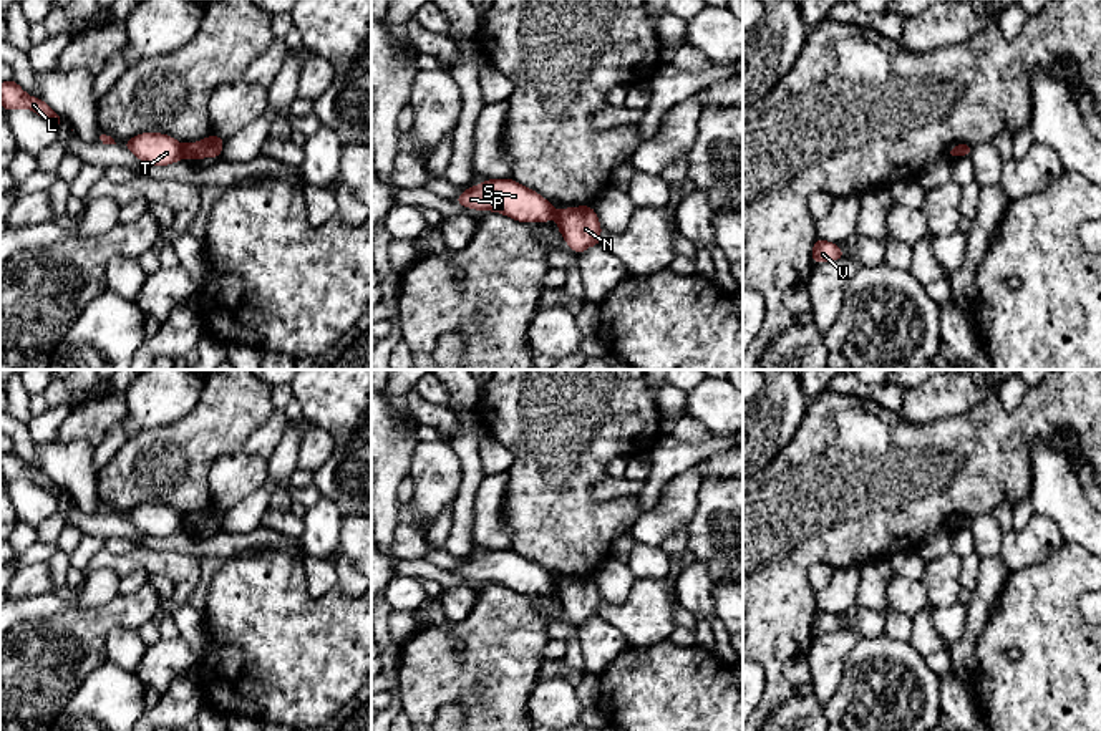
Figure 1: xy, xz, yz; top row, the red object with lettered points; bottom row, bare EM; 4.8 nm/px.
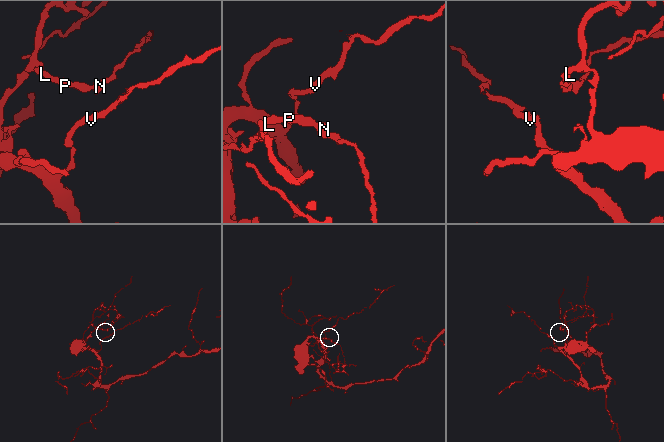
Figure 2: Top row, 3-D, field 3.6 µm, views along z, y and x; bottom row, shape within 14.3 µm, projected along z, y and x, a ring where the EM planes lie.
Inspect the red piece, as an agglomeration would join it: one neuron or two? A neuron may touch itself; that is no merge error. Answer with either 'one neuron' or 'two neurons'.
two neurons

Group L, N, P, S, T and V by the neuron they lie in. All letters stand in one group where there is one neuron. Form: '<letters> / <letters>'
L P S T V / N

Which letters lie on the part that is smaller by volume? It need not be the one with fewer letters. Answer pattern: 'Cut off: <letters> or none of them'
Cut off: N

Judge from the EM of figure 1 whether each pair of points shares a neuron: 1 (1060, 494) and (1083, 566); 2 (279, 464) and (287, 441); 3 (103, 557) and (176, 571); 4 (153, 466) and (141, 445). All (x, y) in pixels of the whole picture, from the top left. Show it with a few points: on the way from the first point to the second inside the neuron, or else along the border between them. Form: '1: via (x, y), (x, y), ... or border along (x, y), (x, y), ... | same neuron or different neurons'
1: border along (1065, 541), (1075, 541), (1083, 547) | different neurons
2: via (284, 459), (287, 446) | same neuron
3: via (121, 562), (158, 562) | same neuron
4: via (150, 461), (143, 450) | same neuron

